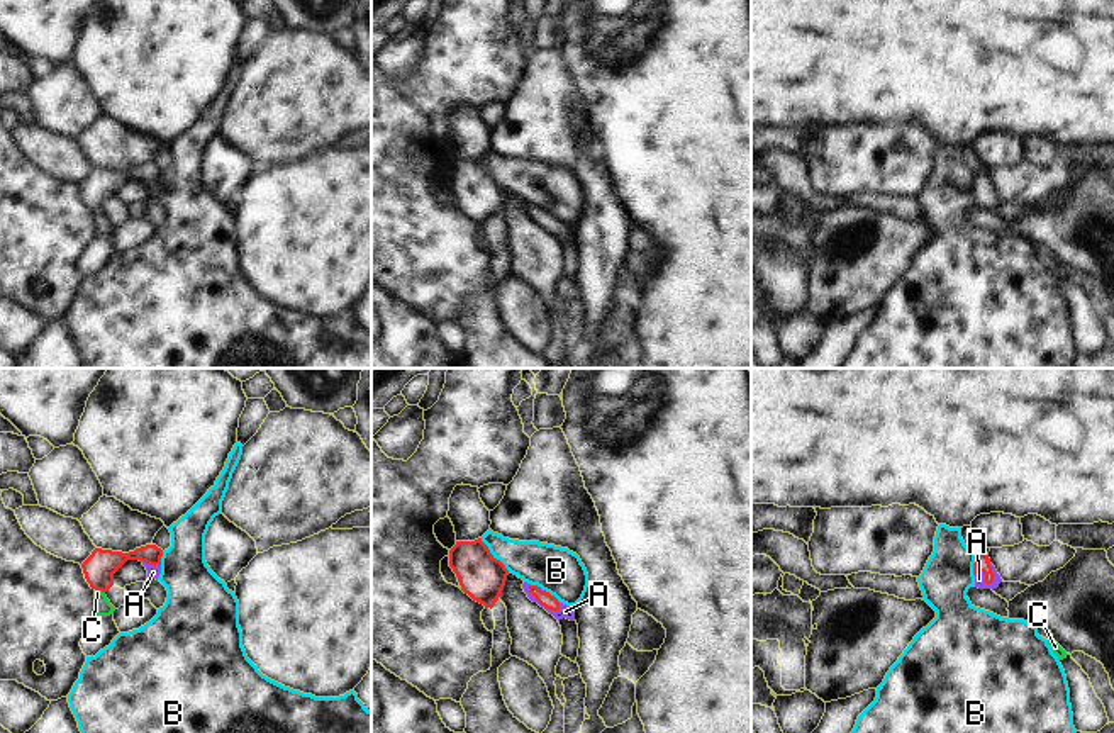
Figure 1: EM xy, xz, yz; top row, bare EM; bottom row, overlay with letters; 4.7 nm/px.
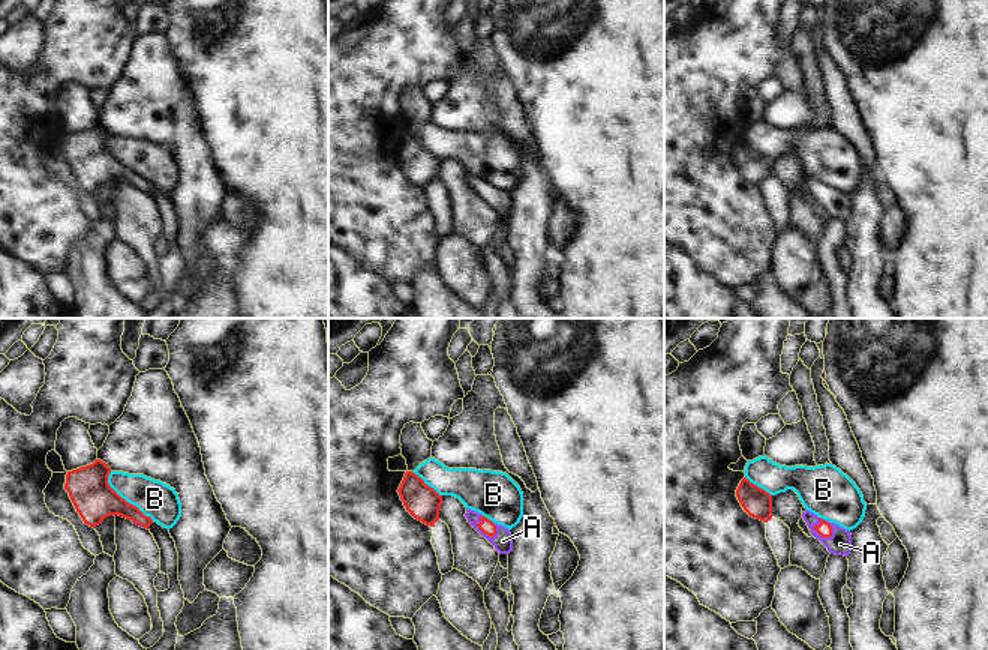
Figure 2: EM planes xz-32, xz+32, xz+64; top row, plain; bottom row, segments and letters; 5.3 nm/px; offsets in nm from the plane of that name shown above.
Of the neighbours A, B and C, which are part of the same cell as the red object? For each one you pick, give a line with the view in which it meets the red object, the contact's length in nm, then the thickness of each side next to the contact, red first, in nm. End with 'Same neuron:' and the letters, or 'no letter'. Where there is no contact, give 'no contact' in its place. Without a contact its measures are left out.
A: yz | 130 nm | 70/50 nm
C: xy | 50 nm | 150/80 nm
Same neuron: A, C

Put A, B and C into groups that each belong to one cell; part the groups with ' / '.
A C / B

